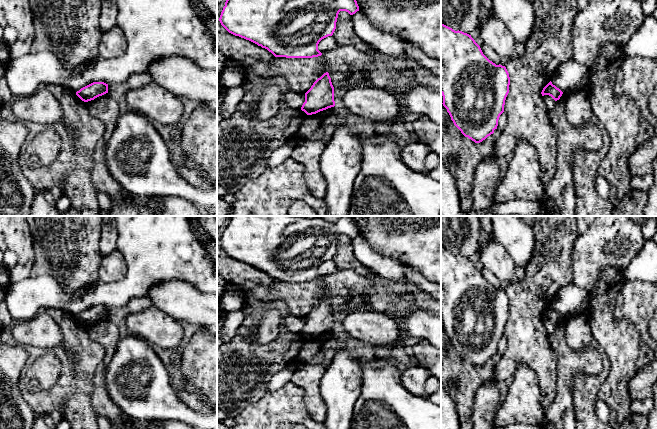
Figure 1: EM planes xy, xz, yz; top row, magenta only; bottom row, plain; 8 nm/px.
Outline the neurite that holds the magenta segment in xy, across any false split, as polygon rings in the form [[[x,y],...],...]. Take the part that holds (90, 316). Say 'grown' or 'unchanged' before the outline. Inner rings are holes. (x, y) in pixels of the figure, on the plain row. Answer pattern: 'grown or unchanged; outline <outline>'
unchanged; outline [[[93,306],[76,316],[76,319],[84,326],[108,317],[108,308],[104,306]]]

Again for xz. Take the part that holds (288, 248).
unchanged; outline [[[231,216],[219,245],[229,257],[267,273],[275,281],[313,282],[322,279],[318,268],[333,259],[340,235],[350,239],[359,235],[357,225],[350,216],[341,216],[335,222],[321,217]]]

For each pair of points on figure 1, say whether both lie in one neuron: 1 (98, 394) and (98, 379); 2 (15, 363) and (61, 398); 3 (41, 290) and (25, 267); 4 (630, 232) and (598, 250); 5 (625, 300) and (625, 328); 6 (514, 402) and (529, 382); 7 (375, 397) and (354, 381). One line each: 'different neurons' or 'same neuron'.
1: same neuron
2: different neurons
3: different neurons
4: same neuron
5: different neurons
6: same neuron
7: different neurons

